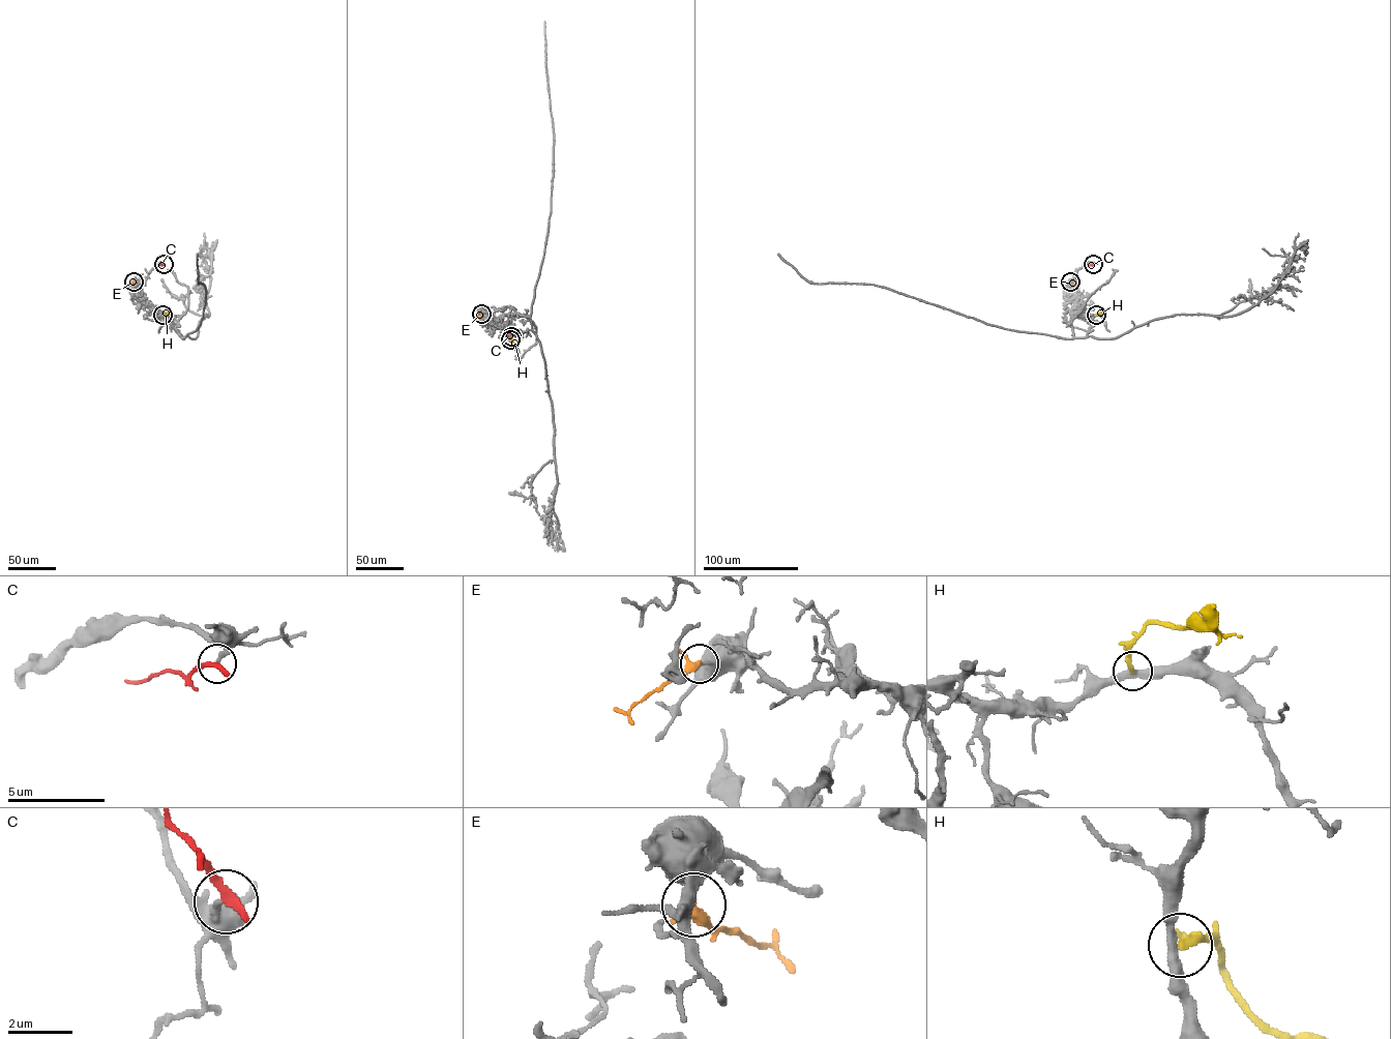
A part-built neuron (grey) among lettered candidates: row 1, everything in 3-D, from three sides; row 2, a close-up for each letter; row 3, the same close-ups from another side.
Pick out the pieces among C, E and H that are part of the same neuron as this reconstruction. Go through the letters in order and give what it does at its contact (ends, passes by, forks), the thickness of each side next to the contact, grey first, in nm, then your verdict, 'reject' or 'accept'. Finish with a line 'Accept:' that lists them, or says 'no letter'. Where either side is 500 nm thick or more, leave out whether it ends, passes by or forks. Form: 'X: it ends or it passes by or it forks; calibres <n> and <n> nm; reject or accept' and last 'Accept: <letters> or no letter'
C: it ends; calibres 240 and 320 nm; reject
E: it passes by; calibres 240 and 280 nm; accept
H: it passes by; calibres 340 and 170 nm; reject
Accept: E

